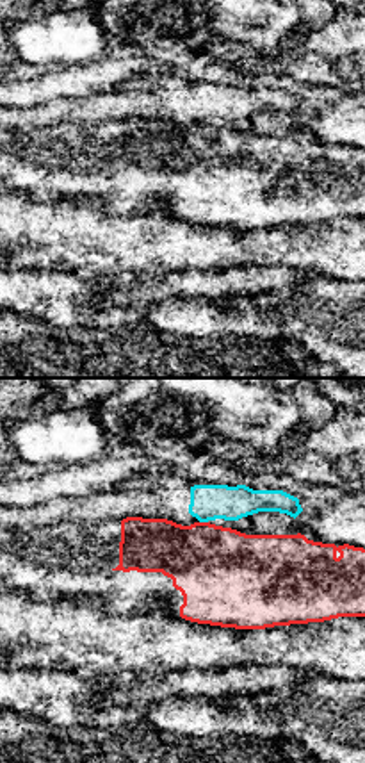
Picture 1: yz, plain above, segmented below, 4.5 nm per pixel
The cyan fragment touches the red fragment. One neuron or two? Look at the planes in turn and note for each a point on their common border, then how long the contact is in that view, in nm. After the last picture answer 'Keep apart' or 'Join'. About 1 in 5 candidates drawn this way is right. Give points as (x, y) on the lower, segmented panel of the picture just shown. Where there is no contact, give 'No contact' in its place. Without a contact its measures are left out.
Touches cyan at (203, 521). Shared border 40 nm

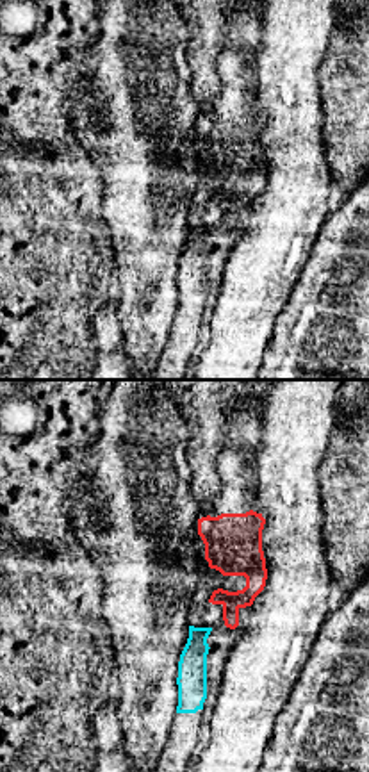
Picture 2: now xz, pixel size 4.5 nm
No contact

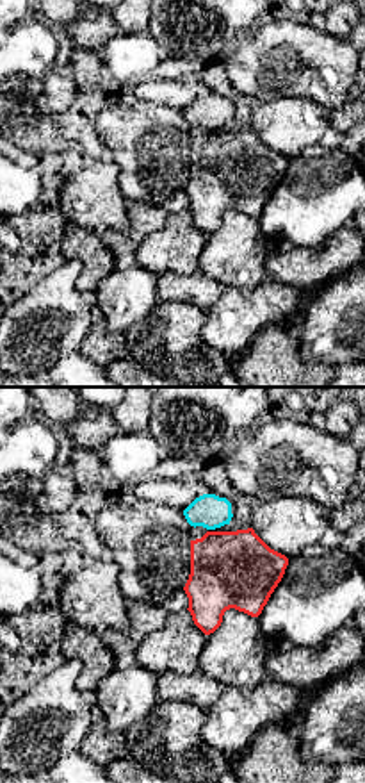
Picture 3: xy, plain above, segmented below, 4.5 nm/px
No contact

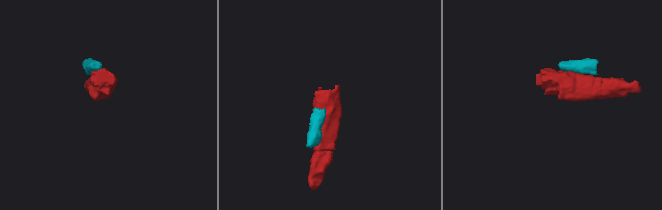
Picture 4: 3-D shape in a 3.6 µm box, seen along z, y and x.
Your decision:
Keep apart

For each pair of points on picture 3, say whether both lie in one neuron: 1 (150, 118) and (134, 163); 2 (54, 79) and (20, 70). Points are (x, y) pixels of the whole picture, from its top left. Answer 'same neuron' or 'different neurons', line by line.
1: same neuron
2: different neurons

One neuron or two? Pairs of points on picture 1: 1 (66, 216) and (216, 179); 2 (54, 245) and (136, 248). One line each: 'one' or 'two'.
1: two
2: one

